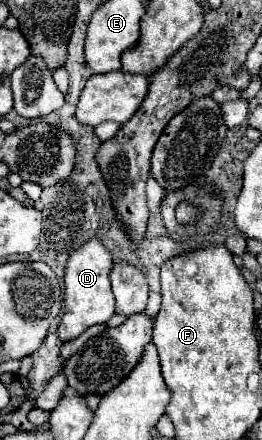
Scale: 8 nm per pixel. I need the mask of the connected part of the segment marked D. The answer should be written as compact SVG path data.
M96 236L70 254L64 270L64 314L58 324L58 336L62 342L74 340L90 326L104 324L114 316L114 294L108 276L110 268L112 256Z

